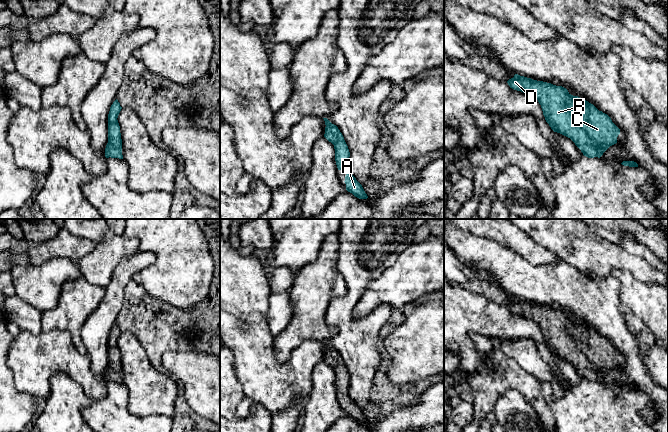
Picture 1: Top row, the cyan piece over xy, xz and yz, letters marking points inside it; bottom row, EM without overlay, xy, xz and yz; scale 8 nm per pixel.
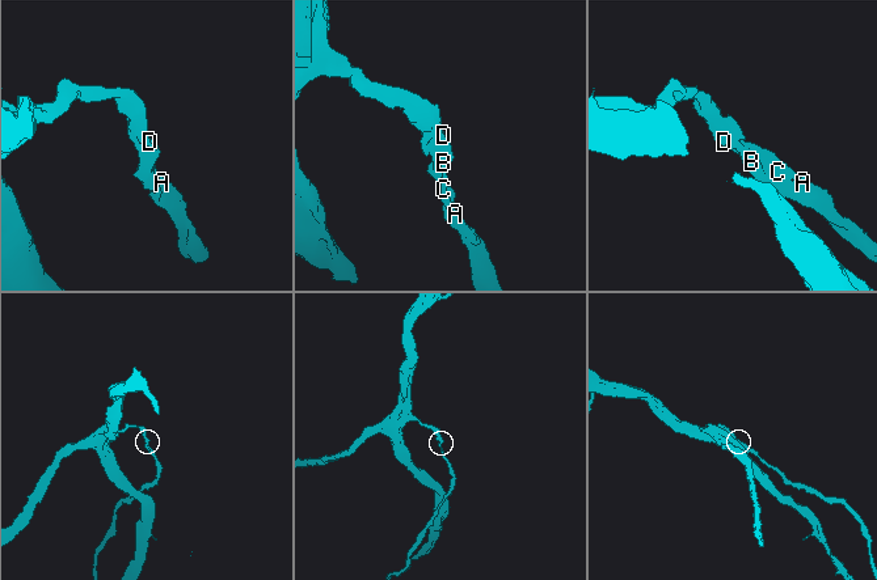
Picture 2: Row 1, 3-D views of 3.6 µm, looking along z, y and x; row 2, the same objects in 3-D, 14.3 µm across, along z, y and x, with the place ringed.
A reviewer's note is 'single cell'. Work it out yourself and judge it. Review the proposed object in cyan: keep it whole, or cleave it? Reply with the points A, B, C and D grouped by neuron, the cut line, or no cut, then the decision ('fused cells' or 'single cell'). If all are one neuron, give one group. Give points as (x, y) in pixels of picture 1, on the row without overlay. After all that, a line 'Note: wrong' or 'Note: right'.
A B C D | no cut | single cell
Note: right

